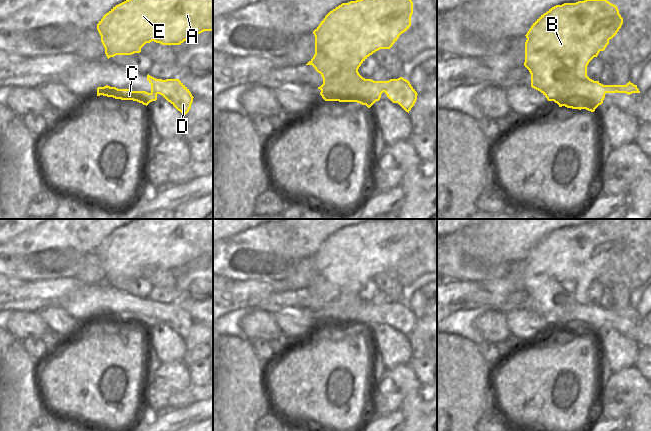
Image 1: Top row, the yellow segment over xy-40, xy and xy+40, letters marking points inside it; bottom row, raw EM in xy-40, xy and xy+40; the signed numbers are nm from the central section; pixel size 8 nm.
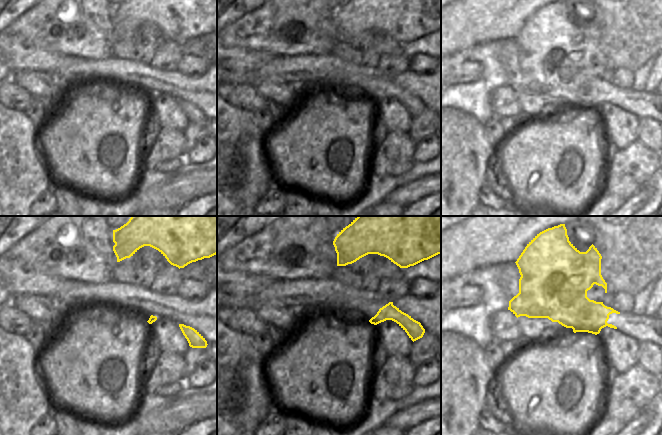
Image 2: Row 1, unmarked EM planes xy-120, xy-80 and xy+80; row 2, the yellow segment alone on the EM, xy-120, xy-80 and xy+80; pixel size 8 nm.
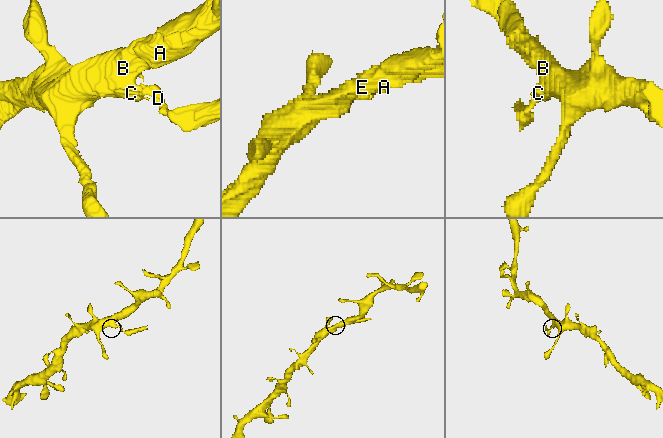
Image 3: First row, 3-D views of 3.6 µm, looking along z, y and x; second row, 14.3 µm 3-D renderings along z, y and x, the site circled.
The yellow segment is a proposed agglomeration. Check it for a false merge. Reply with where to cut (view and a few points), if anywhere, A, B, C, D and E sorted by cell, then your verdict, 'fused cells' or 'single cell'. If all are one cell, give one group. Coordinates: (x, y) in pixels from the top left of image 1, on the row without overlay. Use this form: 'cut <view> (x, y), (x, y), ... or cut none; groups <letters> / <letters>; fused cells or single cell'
cut xy (374, 305), (374, 309), (384, 315); groups A B C E / D; fused cells

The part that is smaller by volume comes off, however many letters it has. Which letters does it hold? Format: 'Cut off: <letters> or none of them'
Cut off: D

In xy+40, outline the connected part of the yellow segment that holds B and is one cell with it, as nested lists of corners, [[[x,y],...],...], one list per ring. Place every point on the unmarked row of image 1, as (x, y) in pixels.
[[[586,223],[556,229],[541,239],[525,259],[524,290],[531,298],[531,311],[559,331],[594,336],[606,317],[616,317],[587,300],[589,286],[604,275],[623,248],[616,229],[606,223]]]

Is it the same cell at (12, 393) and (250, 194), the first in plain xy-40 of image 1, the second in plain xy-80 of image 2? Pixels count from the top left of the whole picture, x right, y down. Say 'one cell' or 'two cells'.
one cell

